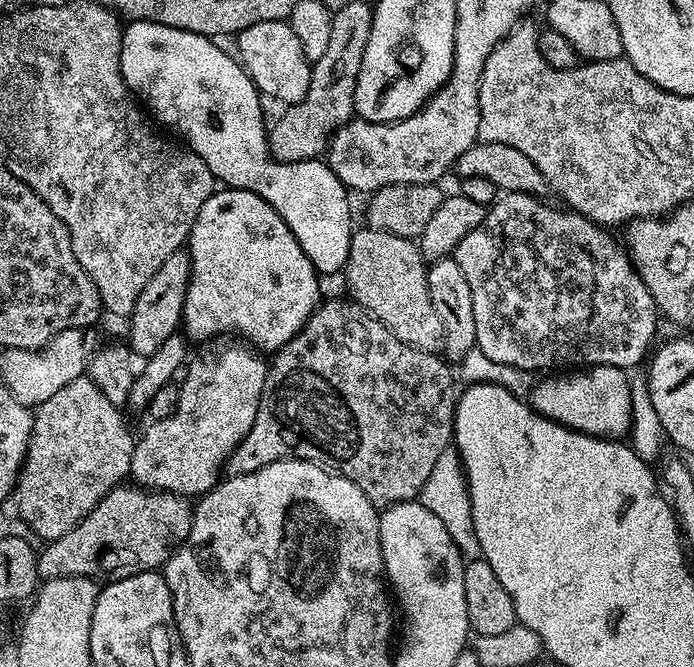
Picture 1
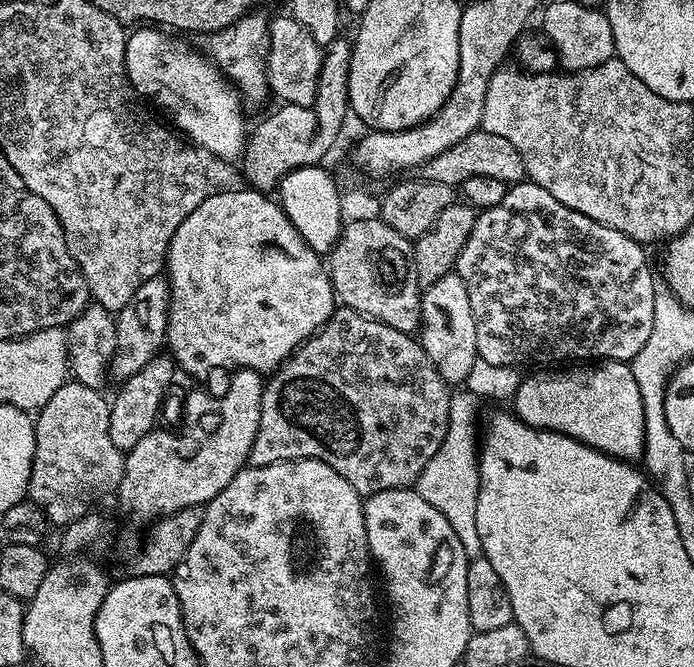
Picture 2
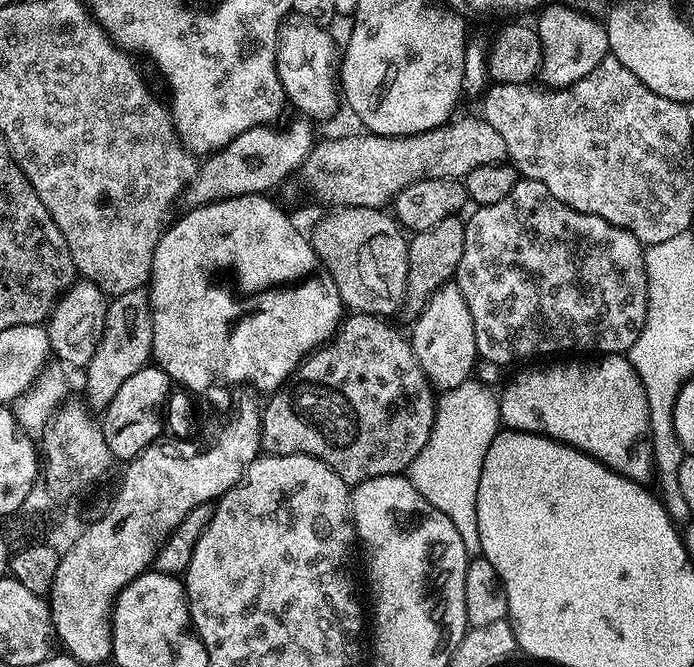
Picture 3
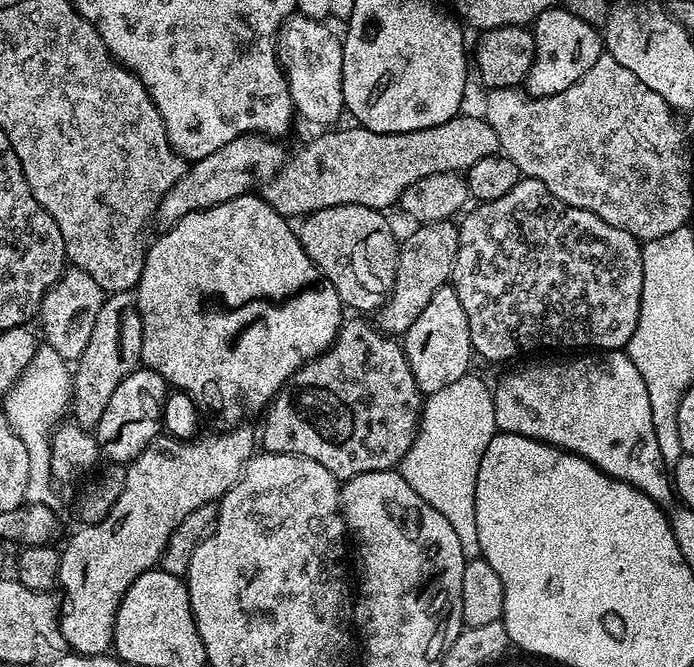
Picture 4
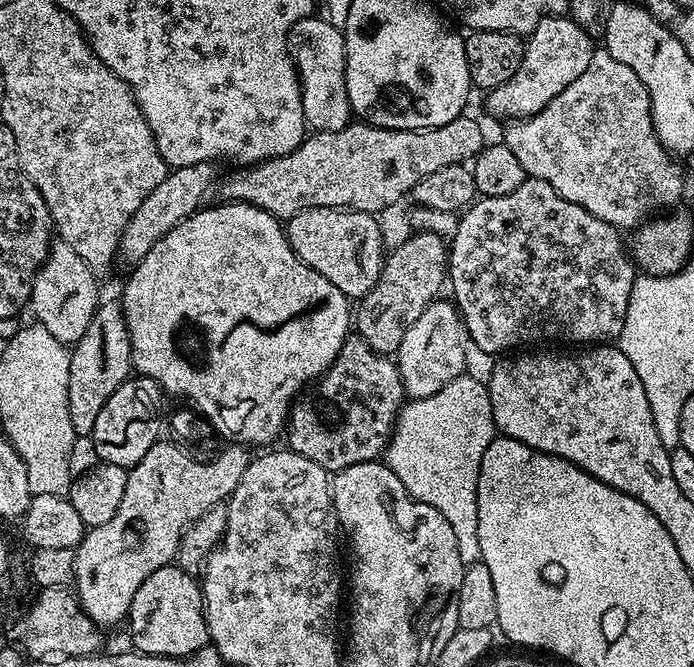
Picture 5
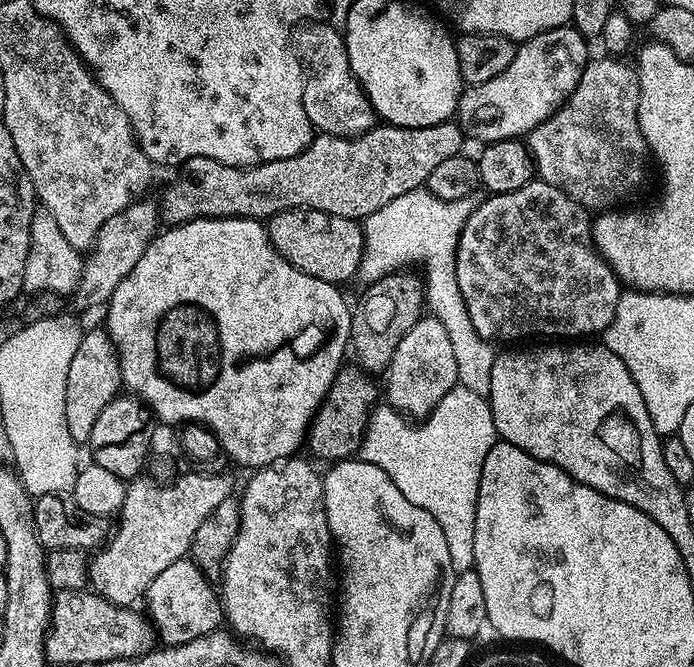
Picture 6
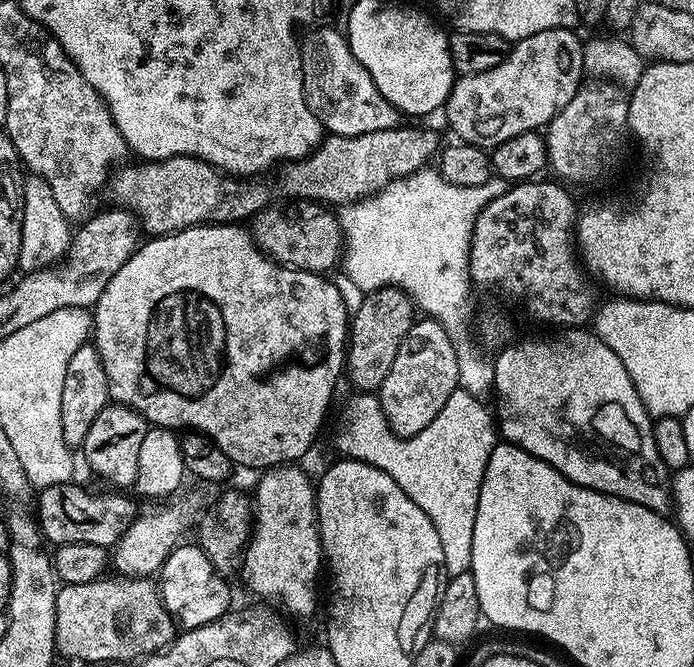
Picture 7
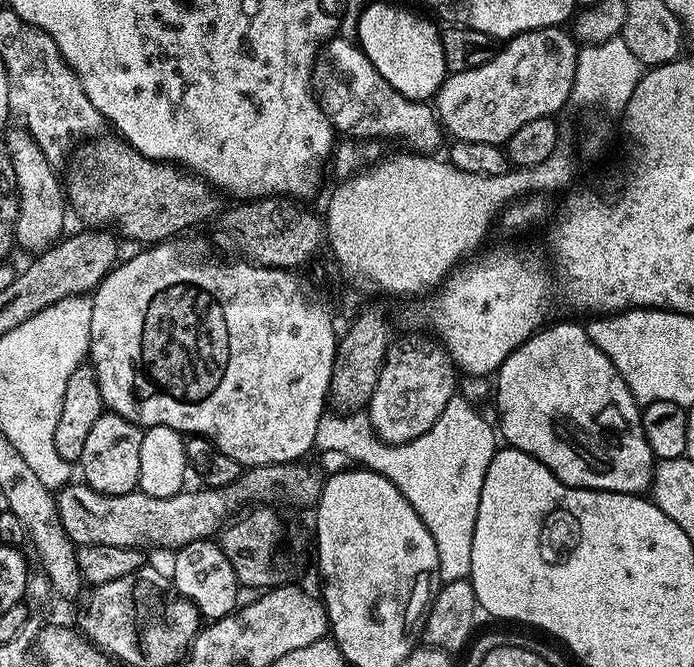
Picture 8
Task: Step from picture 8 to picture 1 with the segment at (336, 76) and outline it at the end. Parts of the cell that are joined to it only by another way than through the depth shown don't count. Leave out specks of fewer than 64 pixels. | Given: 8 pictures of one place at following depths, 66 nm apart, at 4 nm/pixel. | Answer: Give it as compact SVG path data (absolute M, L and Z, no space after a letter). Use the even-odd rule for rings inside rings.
M288 20L258 22L239 32L234 43L240 63L265 97L273 96L281 100L284 106L298 104L303 100L312 84L312 64Z

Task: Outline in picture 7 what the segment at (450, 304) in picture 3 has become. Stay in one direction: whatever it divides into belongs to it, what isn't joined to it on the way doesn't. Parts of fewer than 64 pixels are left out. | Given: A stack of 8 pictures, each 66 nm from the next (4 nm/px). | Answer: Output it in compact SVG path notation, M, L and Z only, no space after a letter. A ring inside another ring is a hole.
M420 318L412 325L406 338L402 338L402 346L398 346L398 358L394 358L390 374L386 374L380 383L380 408L397 436L413 436L426 430L426 426L438 418L450 394L459 388L458 354L450 334L438 321Z

